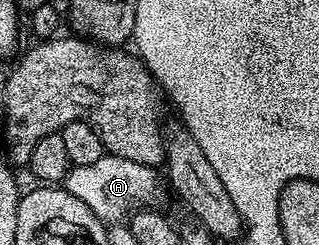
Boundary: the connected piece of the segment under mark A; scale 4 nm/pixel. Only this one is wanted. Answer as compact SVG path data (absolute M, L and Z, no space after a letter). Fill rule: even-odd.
M106 155L90 163L90 167L73 165L64 176L62 188L70 195L74 195L74 199L82 199L82 203L86 203L86 207L90 207L90 211L94 211L94 215L100 221L120 223L139 210L155 206L157 204L155 201L163 195L164 189L166 193L165 182L161 174L159 177L156 172L151 165Z

